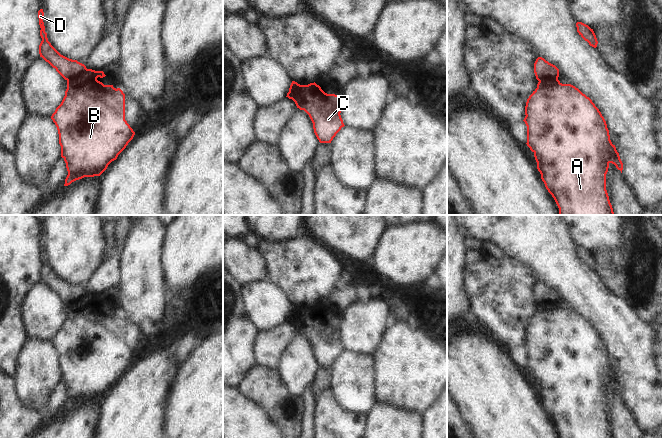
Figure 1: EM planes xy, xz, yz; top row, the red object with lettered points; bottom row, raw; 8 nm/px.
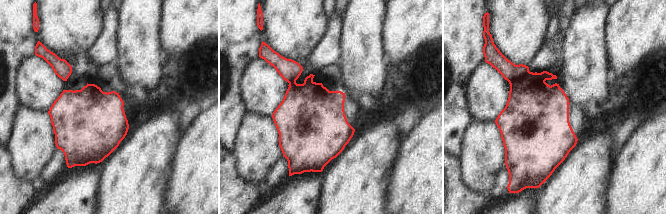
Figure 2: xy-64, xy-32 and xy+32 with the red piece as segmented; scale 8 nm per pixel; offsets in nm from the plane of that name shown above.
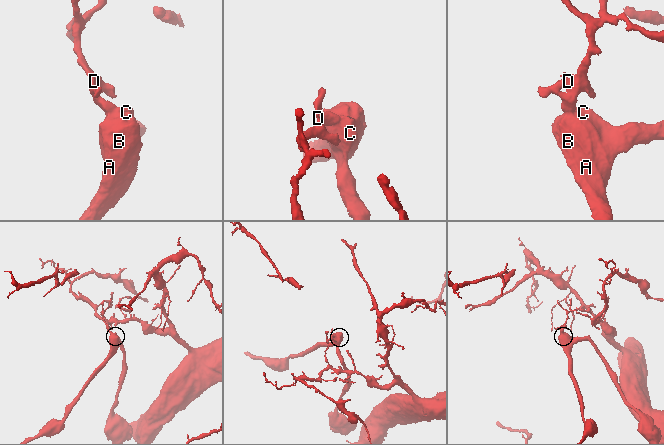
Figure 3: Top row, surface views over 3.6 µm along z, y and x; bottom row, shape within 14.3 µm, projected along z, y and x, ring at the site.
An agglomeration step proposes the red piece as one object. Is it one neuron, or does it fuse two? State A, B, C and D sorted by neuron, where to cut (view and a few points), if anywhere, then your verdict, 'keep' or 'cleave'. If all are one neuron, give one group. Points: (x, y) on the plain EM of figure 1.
groups A B C / D; cut xy (86, 292), (67, 304); cleave

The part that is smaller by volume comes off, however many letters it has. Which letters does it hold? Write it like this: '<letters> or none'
A, B, C

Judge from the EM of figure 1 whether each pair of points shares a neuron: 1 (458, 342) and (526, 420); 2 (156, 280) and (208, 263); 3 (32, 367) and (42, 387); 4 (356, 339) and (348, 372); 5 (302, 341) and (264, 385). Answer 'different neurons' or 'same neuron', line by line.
1: same neuron
2: different neurons
3: same neuron
4: different neurons
5: different neurons

